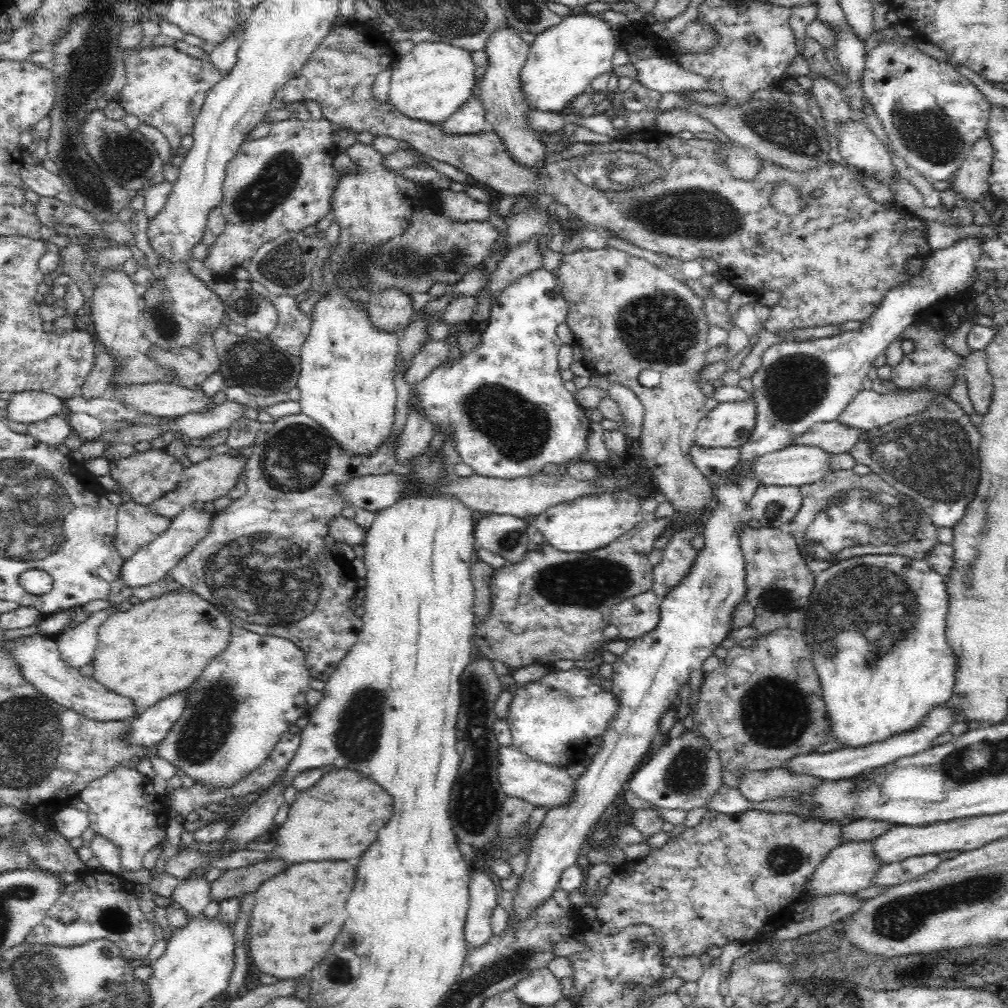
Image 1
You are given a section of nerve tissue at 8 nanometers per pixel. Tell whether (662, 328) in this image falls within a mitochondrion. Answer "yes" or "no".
yes

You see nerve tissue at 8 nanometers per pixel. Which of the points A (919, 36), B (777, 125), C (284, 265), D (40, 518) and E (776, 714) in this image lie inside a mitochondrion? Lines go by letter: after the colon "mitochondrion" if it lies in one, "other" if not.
A: other
B: mitochondrion
C: mitochondrion
D: mitochondrion
E: mitochondrion

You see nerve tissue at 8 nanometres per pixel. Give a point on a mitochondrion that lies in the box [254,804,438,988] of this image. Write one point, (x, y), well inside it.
(339, 971)

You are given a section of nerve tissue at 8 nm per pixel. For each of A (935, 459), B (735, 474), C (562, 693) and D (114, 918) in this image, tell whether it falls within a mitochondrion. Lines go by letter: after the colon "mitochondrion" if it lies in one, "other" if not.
A: mitochondrion
B: other
C: mitochondrion
D: mitochondrion

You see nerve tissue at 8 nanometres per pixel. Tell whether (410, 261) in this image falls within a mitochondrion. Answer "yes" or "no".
yes

